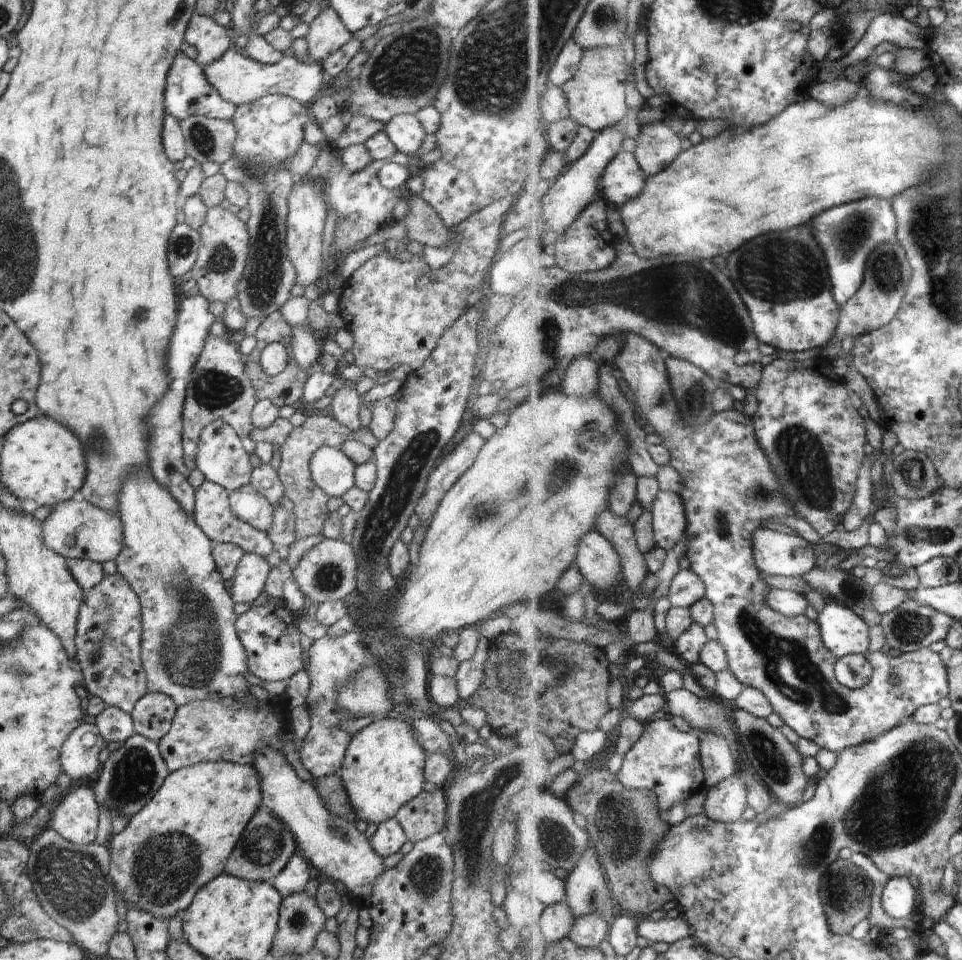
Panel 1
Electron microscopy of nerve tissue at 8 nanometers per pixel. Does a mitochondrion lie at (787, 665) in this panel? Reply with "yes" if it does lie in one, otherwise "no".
yes

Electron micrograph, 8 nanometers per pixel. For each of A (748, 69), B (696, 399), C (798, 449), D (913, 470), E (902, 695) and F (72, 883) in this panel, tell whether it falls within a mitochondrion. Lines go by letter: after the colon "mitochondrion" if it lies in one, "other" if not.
A: other
B: mitochondrion
C: mitochondrion
D: mitochondrion
E: other
F: mitochondrion

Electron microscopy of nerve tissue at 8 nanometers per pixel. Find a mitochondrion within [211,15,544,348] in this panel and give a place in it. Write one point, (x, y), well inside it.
(411, 65)

